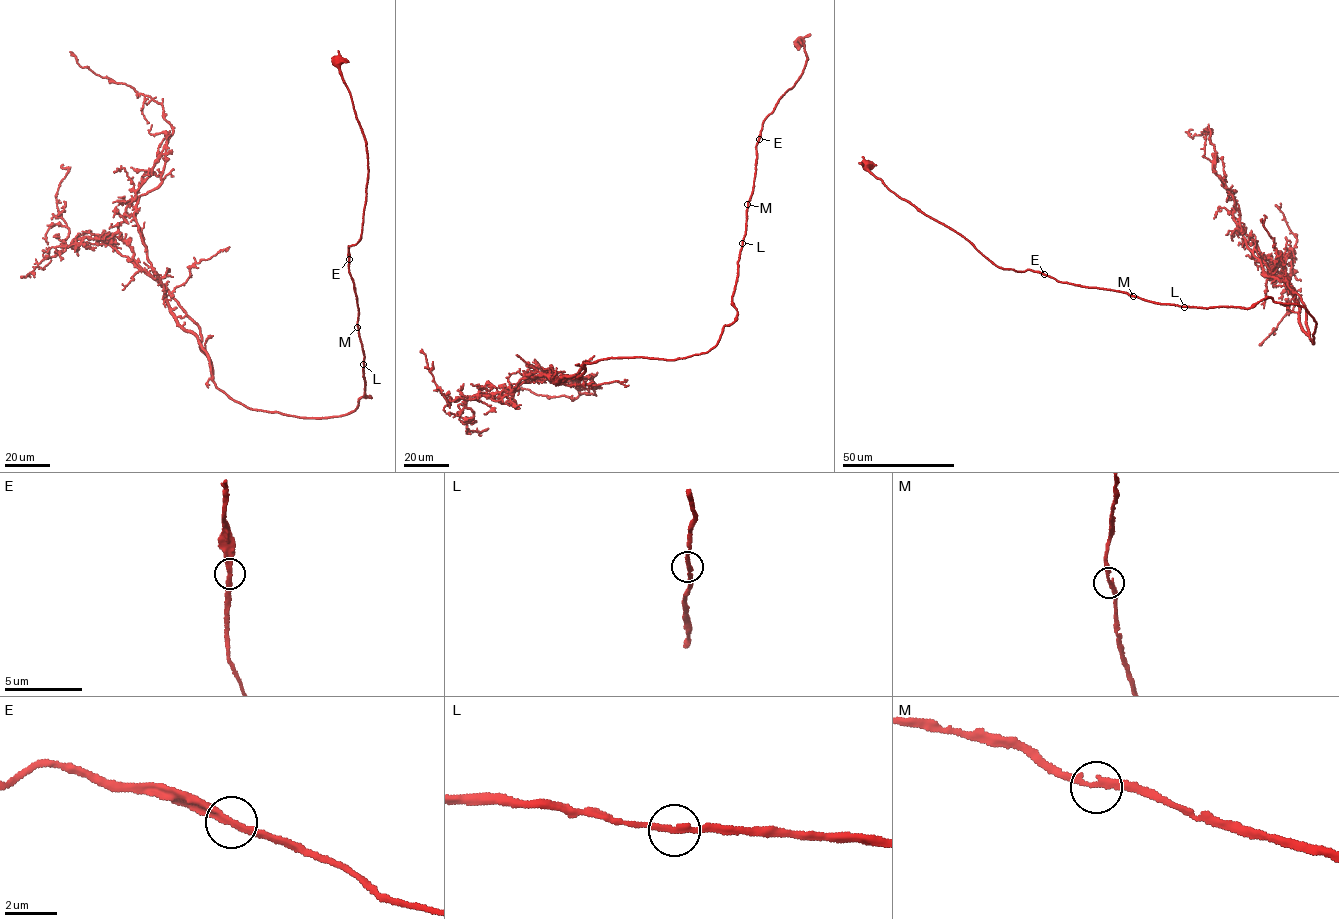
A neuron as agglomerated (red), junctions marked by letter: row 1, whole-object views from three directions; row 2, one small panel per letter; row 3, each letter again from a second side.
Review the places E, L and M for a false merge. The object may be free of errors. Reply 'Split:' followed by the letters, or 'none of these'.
Split: none of these

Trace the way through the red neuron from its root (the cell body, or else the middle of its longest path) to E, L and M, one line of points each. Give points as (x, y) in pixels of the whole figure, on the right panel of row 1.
E: (868, 164), (868, 171), (888, 189), (960, 234), (998, 266), (1016, 271), (1031, 269), (1044, 274)
L: (868, 164), (868, 171), (888, 189), (960, 234), (998, 266), (1016, 271), (1031, 269), (1059, 281), (1184, 307)
M: (868, 164), (868, 171), (888, 189), (960, 234), (998, 266), (1016, 271), (1031, 269), (1059, 281), (1133, 296)

